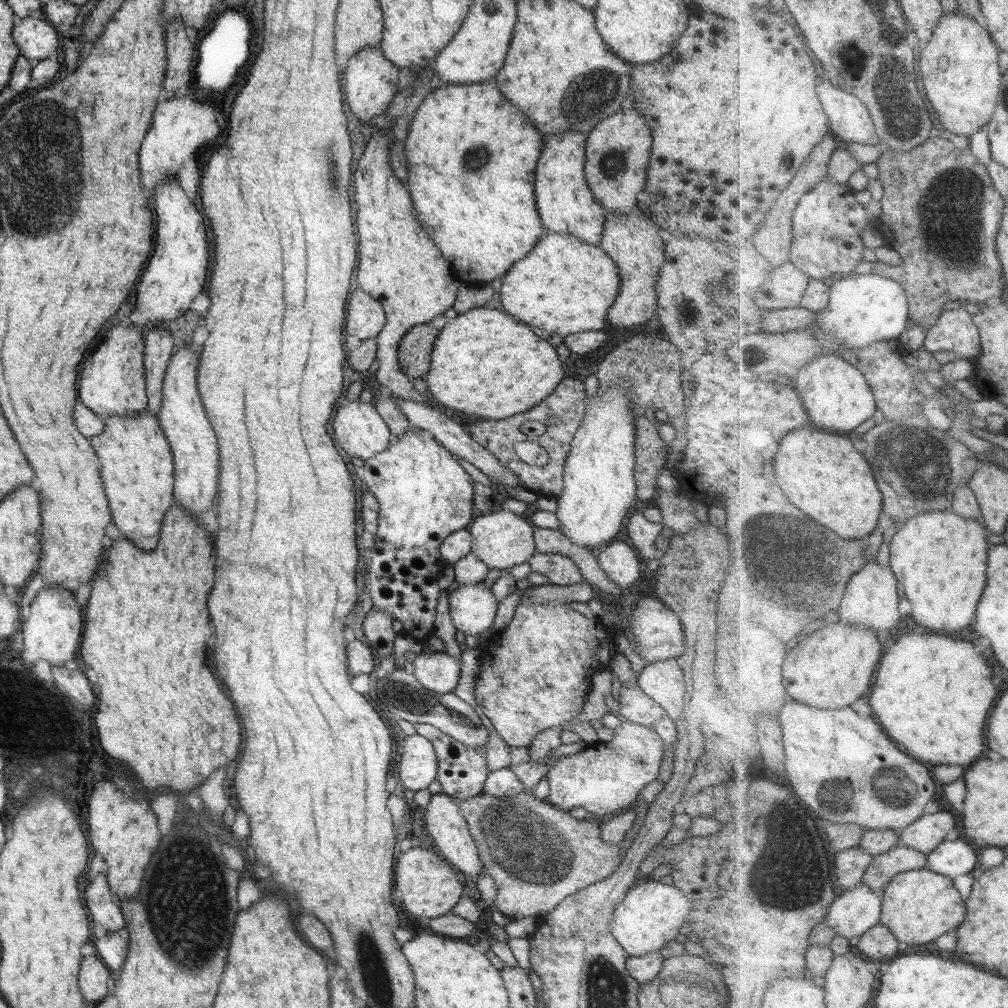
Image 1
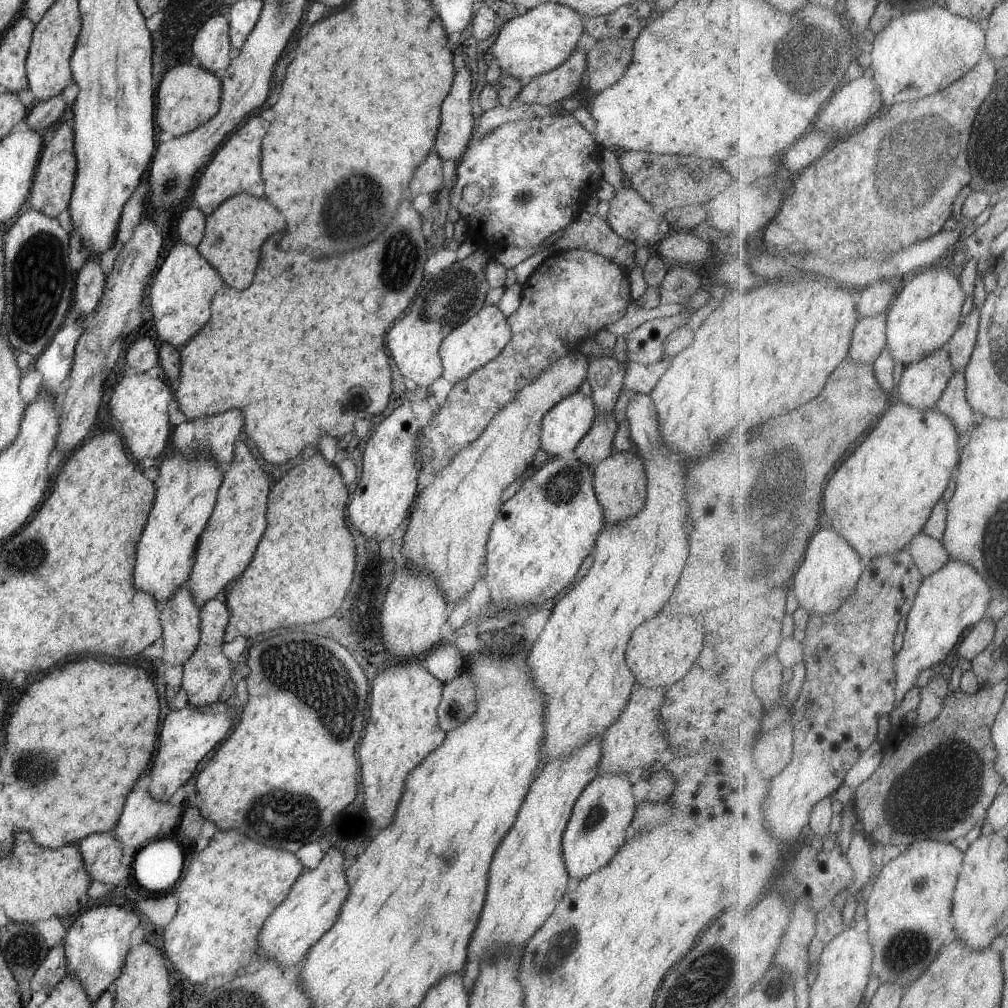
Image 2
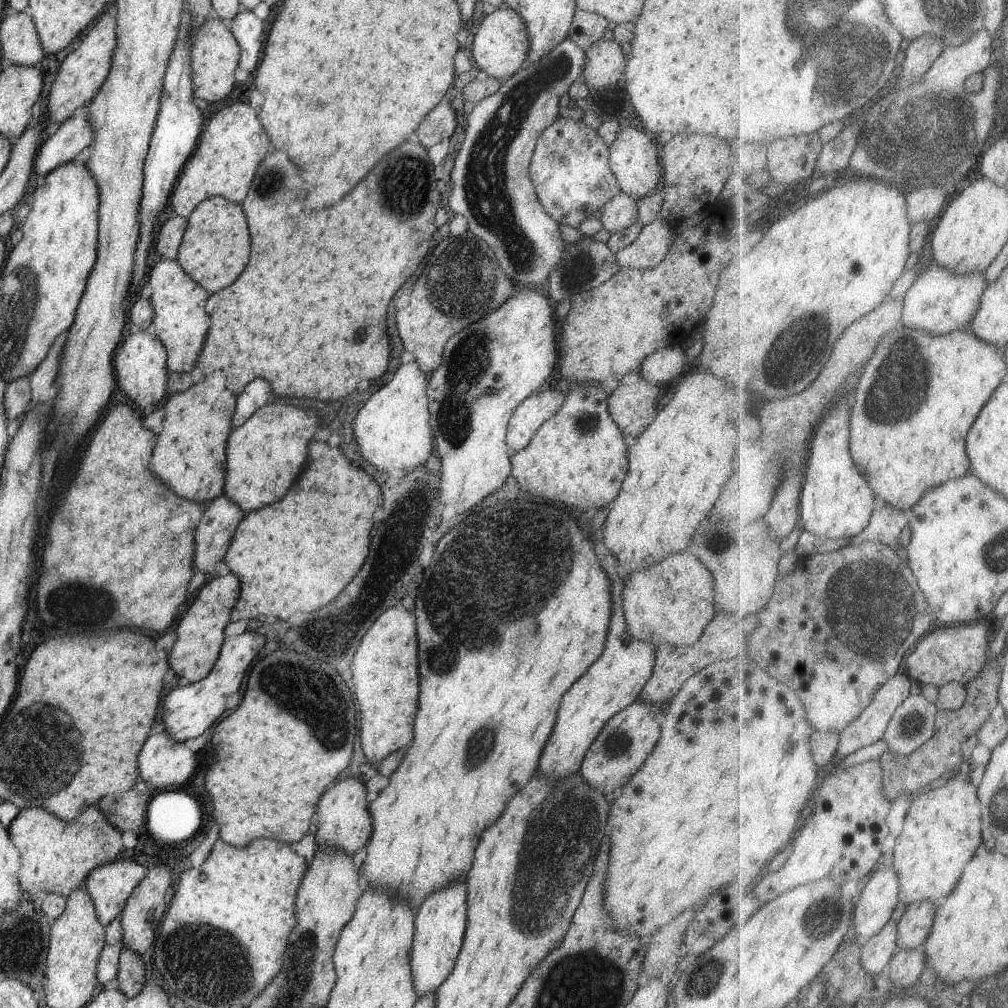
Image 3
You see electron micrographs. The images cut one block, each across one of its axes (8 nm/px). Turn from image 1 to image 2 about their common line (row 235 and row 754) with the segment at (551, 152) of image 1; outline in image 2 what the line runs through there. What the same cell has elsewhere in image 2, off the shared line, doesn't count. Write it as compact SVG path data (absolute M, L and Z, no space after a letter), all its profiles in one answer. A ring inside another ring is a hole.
M600 735L589 737L572 755L561 755L548 761L546 766L542 768L540 776L530 784L528 795L520 806L516 821L507 836L500 842L494 854L494 860L490 864L486 904L484 904L480 922L478 922L476 932L472 934L472 940L468 946L465 986L469 994L473 990L476 976L479 976L478 970L482 956L486 952L495 956L498 951L507 951L508 949L522 952L528 940L542 927L542 924L565 896L569 875L562 855L562 836L578 796L582 794L589 782L599 774L601 743L602 737Z

